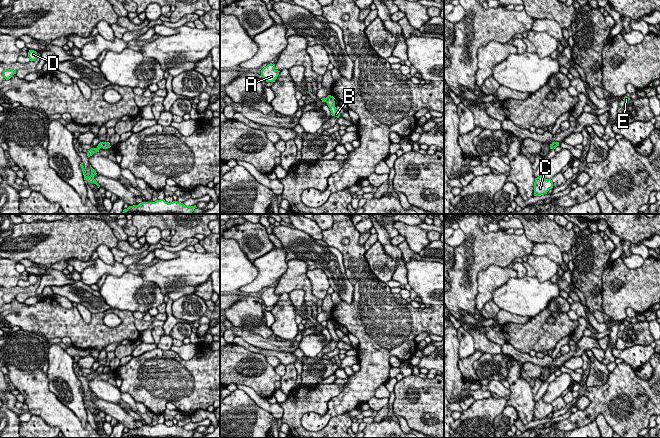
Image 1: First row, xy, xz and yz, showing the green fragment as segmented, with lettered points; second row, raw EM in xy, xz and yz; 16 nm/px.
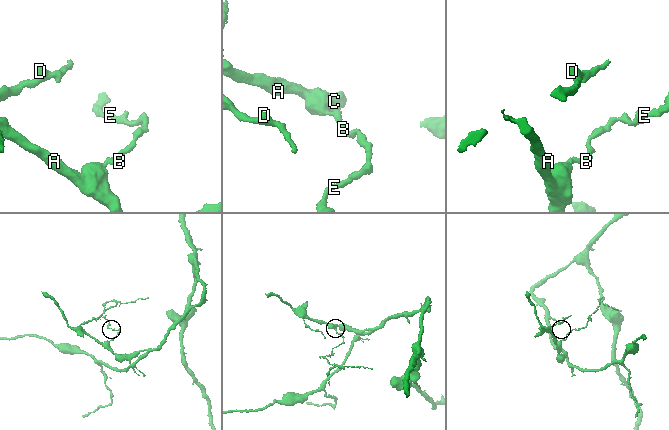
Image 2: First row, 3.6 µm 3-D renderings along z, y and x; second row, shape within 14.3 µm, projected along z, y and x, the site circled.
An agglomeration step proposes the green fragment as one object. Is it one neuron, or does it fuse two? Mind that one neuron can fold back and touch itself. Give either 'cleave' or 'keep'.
cleave

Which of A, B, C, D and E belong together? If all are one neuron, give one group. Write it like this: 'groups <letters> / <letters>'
groups A C D / B E

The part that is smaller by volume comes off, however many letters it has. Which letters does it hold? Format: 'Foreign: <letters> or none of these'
Foreign: B, E

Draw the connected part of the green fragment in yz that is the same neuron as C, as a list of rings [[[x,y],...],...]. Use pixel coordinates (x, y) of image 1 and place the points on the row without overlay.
[[[543,398],[535,402],[534,406],[534,420],[541,420],[547,418],[547,416],[553,412],[553,406],[551,403],[545,403]]]

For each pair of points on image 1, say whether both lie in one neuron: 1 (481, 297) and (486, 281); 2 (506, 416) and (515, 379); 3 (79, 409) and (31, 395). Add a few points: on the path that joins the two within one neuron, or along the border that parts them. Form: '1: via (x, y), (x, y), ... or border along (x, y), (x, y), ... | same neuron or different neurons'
1: via (485, 293), (486, 285) | same neuron
2: border along (508, 404), (515, 409), (518, 418) | different neurons
3: border along (49, 387), (80, 422) | different neurons

